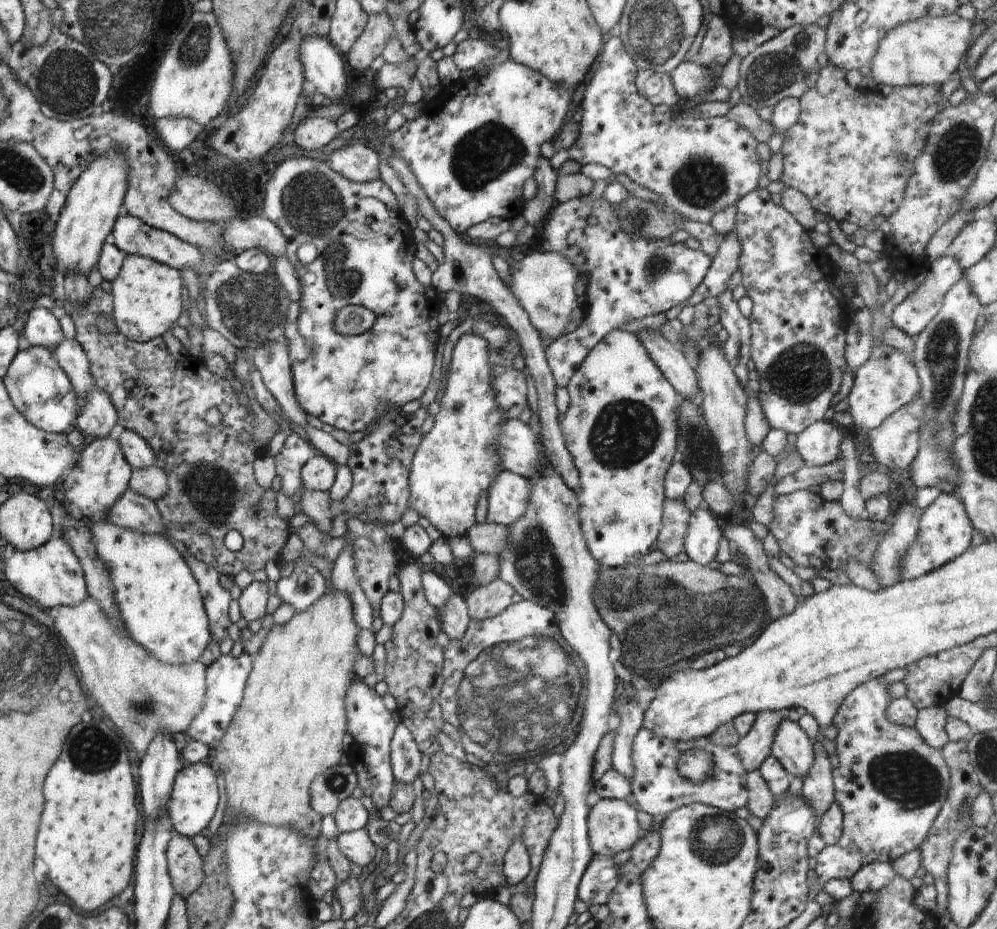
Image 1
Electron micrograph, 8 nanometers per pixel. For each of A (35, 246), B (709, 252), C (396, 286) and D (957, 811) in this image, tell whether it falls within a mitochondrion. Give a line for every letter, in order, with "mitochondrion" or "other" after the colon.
A: other
B: other
C: mitochondrion
D: mitochondrion

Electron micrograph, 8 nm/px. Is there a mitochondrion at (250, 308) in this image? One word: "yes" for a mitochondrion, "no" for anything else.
yes

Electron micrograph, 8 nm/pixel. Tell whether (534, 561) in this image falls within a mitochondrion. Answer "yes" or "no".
yes

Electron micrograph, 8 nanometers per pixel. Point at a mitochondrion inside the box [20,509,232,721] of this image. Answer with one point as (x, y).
(140, 706)

